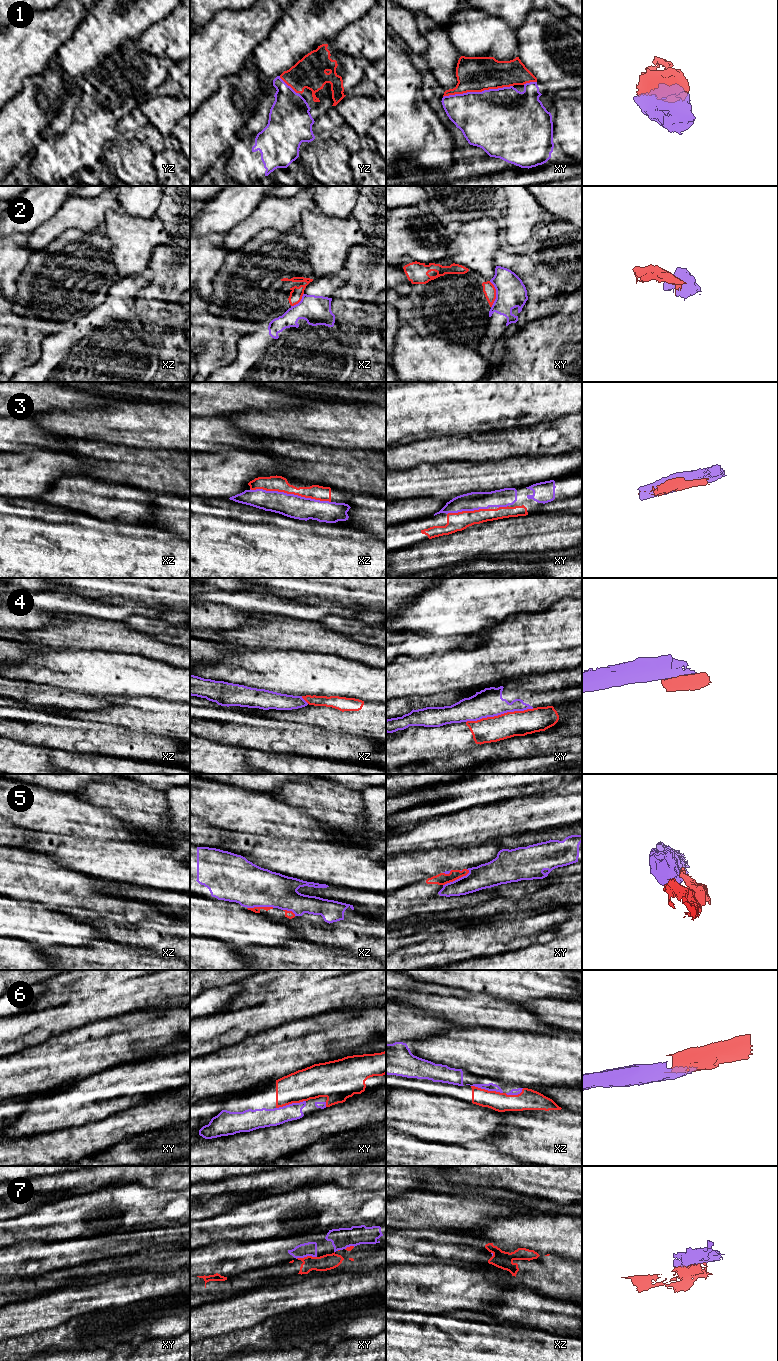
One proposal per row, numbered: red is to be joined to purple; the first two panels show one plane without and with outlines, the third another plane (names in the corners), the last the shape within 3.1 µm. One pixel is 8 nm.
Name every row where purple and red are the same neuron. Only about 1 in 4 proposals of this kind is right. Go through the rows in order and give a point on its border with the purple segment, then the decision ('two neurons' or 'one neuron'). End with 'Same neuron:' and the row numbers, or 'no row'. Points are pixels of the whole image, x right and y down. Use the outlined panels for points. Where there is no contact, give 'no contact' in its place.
1: meets purple in xy at (477, 92); one neuron
2: meets purple in xy at (496, 294); two neurons
3: meets purple in xz at (290, 494); one neuron
4: meets purple in xy at (499, 714); two neurons
5: meets purple in xy at (457, 879); two neurons
6: meets purple in xz at (487, 1089); one neuron
7: meets purple in xy at (306, 1256); two neurons
Same neuron: 1, 3, 6

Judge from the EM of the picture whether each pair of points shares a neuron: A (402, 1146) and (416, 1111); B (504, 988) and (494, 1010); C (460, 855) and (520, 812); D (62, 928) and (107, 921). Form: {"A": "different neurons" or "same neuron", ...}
{"A": "different neurons", "B": "different neurons", "C": "different neurons", "D": "different neurons"}

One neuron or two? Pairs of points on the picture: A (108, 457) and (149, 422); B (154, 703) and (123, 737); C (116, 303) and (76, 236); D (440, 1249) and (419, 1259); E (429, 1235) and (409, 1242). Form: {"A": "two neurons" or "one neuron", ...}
{"A": "two neurons", "B": "two neurons", "C": "two neurons", "D": "one neuron", "E": "one neuron"}

